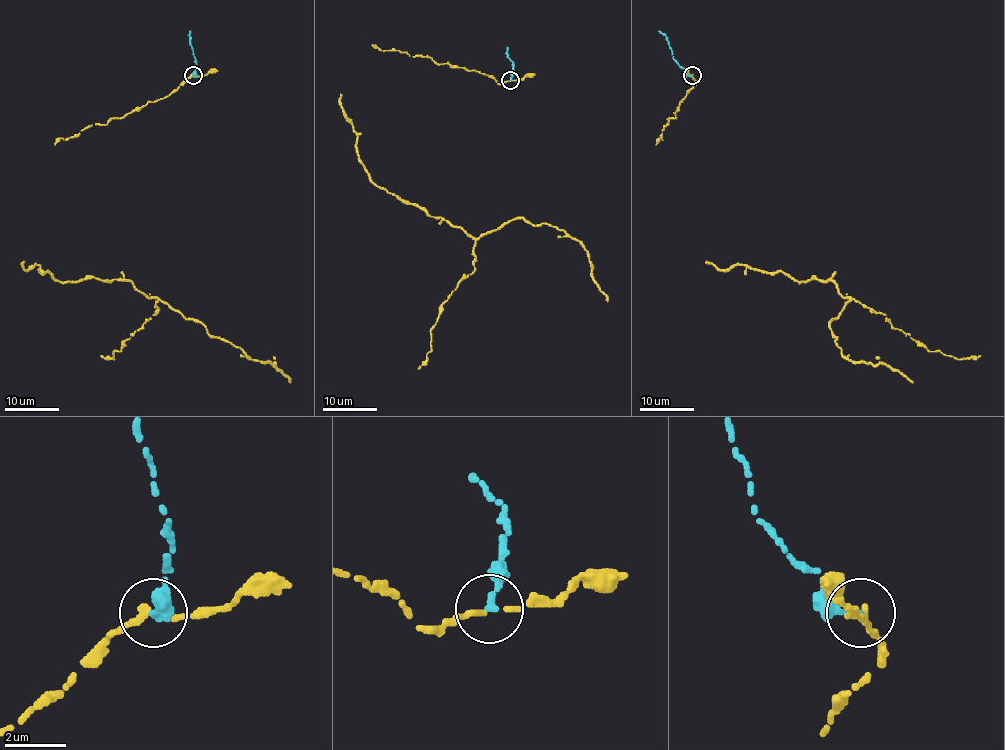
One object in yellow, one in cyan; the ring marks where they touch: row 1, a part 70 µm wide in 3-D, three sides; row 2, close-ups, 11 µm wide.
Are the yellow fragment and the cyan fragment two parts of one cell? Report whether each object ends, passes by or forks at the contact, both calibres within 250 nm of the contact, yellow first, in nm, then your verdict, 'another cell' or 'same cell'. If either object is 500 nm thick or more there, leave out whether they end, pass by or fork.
yellow ends; cyan ends; calibres 260 and 260 nm; another cell

